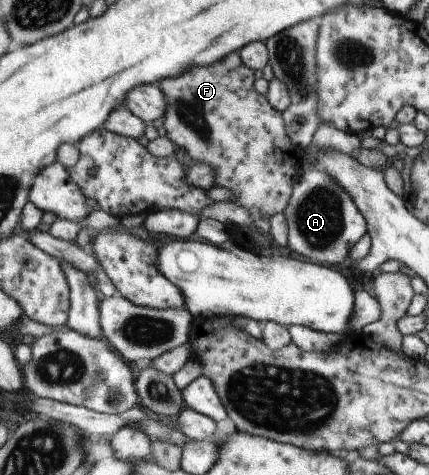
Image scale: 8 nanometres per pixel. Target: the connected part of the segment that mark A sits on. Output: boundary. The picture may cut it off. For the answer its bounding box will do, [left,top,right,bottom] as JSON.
[282,171,366,265]

